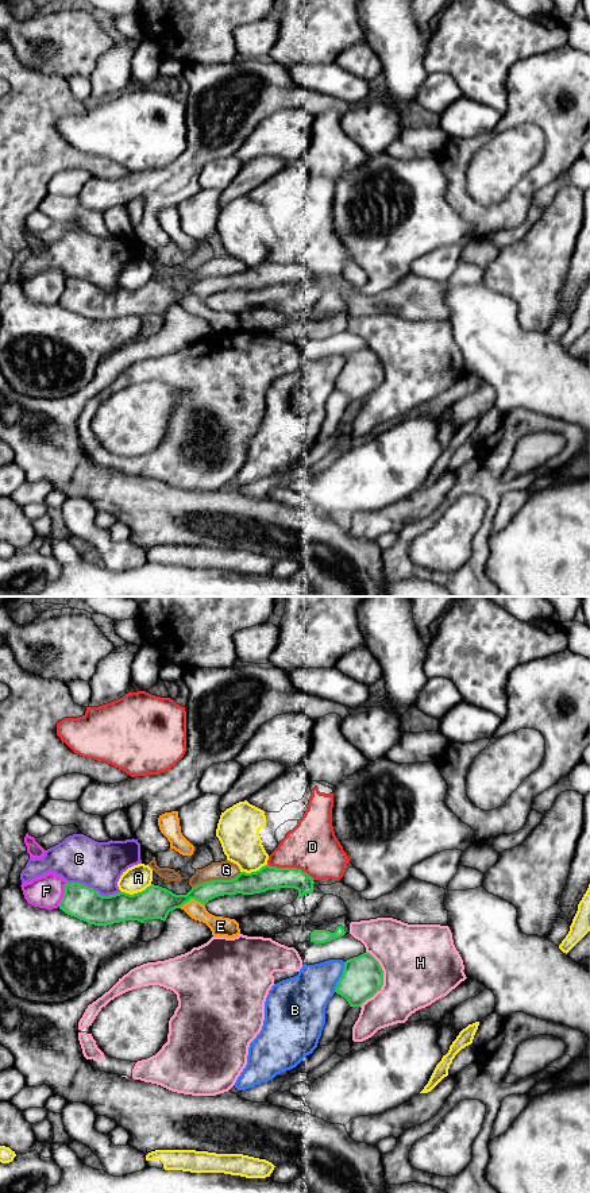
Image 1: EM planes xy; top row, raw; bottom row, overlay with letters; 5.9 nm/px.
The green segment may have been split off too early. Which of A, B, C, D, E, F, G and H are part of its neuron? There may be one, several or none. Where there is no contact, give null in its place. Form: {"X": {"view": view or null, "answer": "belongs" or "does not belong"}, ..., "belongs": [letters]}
{"A": {"view": "xy", "answer": "does not belong"}, "B": {"view": "xy", "answer": "does not belong"}, "C": {"view": "xy", "answer": "does not belong"}, "D": {"view": "xy", "answer": "does not belong"}, "E": {"view": "xy", "answer": "does not belong"}, "F": {"view": "xy", "answer": "does not belong"}, "G": {"view": "xy", "answer": "does not belong"}, "H": {"view": "xy", "answer": "does not belong"}, "belongs": []}

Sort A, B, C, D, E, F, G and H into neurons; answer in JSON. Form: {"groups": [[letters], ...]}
{"groups": [["A"], ["B"], ["C"], ["D", "G"], ["E"], ["F"], ["H"]]}

